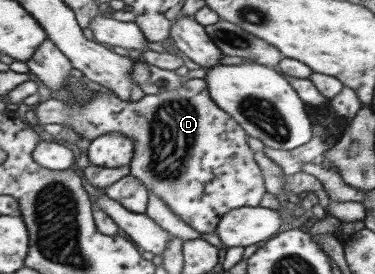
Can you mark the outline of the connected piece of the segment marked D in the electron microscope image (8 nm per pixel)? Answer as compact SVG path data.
M202 78L188 79L172 91L144 94L138 101L122 101L115 94L94 91L85 101L66 105L58 98L50 98L38 102L32 109L39 125L59 123L89 140L107 133L122 134L131 139L133 154L127 165L129 174L140 180L147 193L157 195L172 213L198 234L214 233L216 224L227 211L258 206L264 195L263 177L254 161L253 151L246 144L246 132L223 109L216 107Z

